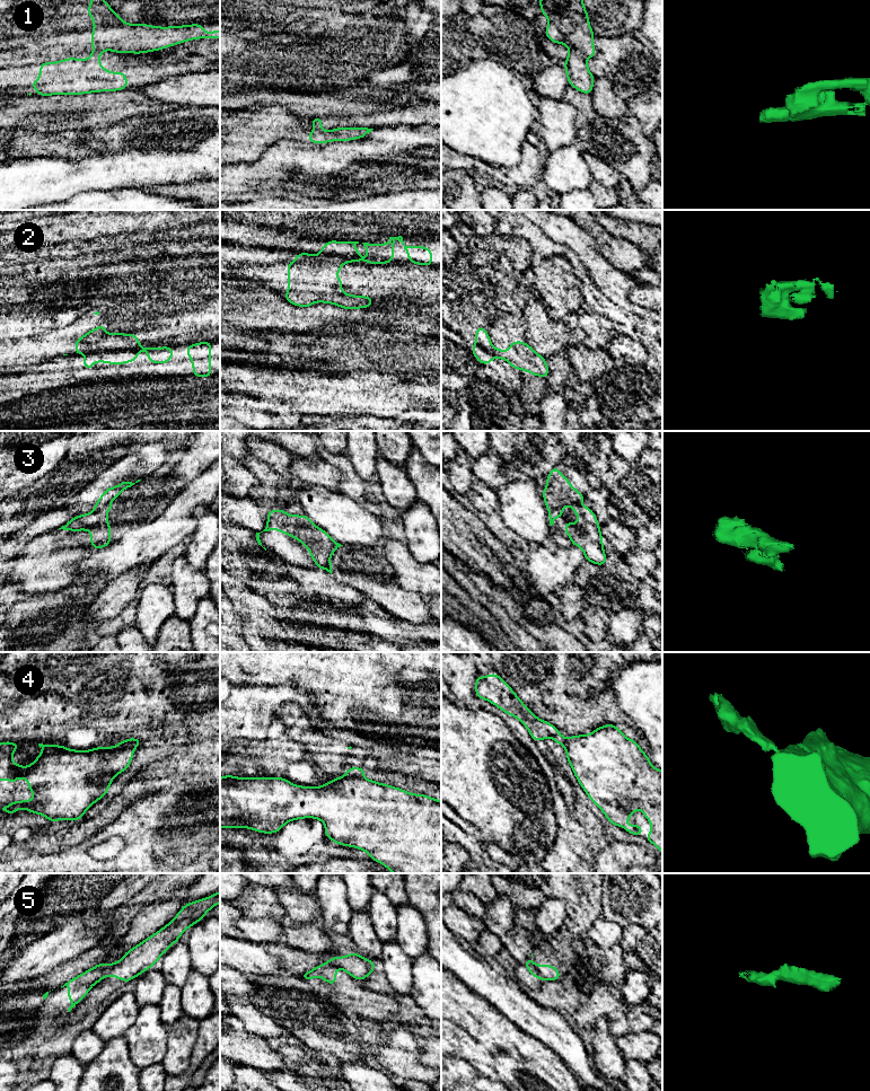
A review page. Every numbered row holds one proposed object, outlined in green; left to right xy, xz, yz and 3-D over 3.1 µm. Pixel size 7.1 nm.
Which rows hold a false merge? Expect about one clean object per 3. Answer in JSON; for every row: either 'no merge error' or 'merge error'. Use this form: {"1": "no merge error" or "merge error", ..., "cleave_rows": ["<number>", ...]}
{"1": "merge error", "2": "merge error", "3": "merge error", "4": "merge error", "5": "merge error", "cleave_rows": ["1", "2", "3", "4", "5"]}

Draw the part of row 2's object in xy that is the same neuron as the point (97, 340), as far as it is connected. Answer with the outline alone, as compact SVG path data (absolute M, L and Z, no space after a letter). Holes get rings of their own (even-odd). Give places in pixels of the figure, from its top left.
M104 323L82 335L74 342L74 344L74 354L116 352L122 350L133 350L141 346L135 334L122 334L120 332L107 334Z

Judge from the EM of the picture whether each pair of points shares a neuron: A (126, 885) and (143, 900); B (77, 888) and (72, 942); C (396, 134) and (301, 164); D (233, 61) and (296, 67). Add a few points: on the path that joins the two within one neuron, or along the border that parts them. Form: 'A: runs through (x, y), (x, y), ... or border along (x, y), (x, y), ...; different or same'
A: border along (149, 885), (115, 909); different
B: border along (87, 913), (69, 918), (53, 929); different
C: runs through (372, 149), (353, 151), (339, 164), (325, 164); same
D: runs through (248, 62), (280, 62); same

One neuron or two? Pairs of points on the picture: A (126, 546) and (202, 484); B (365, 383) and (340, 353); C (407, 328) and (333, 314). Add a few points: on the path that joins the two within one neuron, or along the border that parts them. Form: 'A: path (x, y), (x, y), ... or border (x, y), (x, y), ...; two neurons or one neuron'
A: path (146, 543), (185, 503); one neuron
B: border (359, 370), (352, 374), (330, 376); two neurons
C: path (389, 313), (351, 315); one neuron

